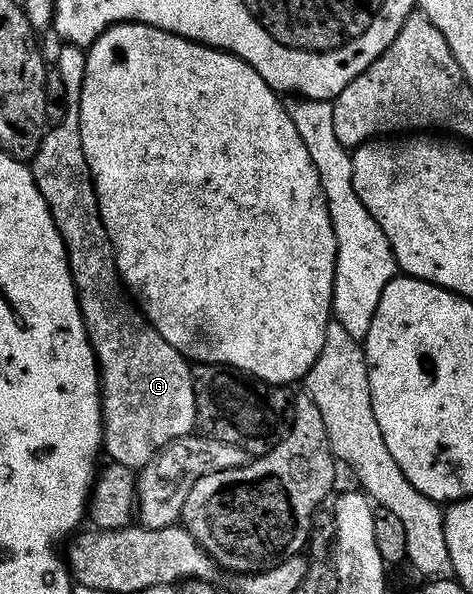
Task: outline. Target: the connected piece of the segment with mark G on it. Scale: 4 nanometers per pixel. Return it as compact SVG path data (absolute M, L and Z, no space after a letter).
M69 45L61 48L63 51L58 55L58 75L62 78L62 87L66 90L66 116L62 119L62 124L59 127L51 126L46 133L46 139L40 145L38 156L32 160L32 170L34 172L34 180L40 189L40 193L44 197L44 201L48 201L52 217L56 221L56 229L60 229L60 233L66 242L68 249L68 257L70 258L70 272L74 278L76 285L76 293L80 301L80 309L84 317L84 325L86 332L90 338L90 344L94 350L94 355L98 358L98 365L102 377L102 414L104 416L104 447L108 452L109 458L113 462L120 465L128 465L135 469L147 467L154 462L154 456L158 452L163 451L178 439L184 439L193 436L196 431L198 422L198 393L196 390L196 375L192 370L191 364L188 362L185 355L181 355L176 349L172 349L172 345L168 345L168 341L164 341L164 337L160 337L160 333L153 325L148 322L146 316L132 302L131 296L128 294L123 281L122 274L118 271L118 262L116 261L116 253L112 241L108 237L108 229L104 229L104 221L100 217L100 205L98 204L98 194L94 188L94 175L88 169L88 157L84 157L84 141L80 137L80 97L82 96L82 82L86 76L86 56L87 52L80 47L72 47Z

